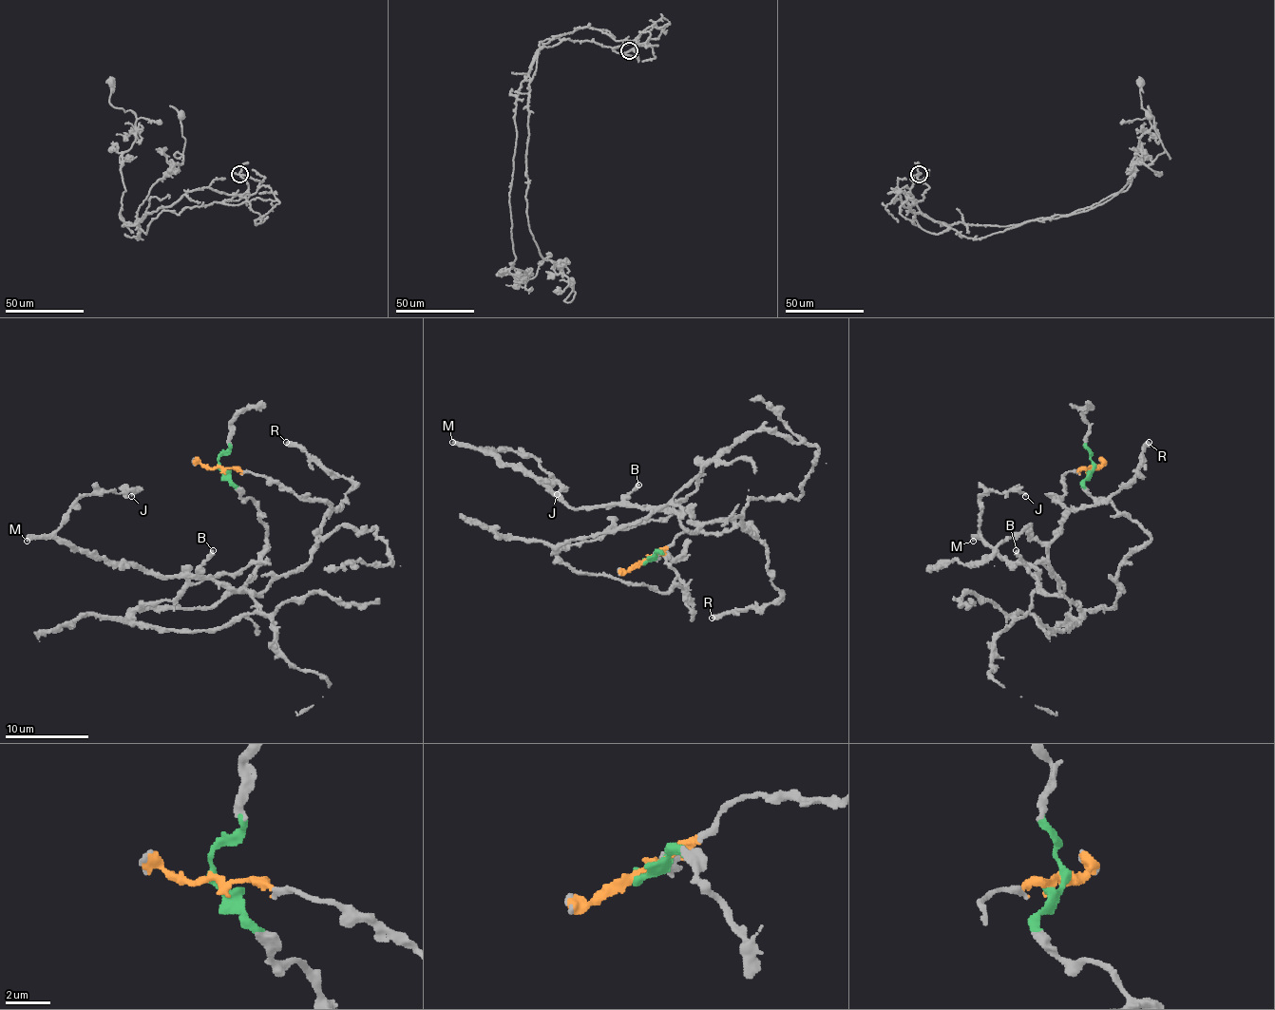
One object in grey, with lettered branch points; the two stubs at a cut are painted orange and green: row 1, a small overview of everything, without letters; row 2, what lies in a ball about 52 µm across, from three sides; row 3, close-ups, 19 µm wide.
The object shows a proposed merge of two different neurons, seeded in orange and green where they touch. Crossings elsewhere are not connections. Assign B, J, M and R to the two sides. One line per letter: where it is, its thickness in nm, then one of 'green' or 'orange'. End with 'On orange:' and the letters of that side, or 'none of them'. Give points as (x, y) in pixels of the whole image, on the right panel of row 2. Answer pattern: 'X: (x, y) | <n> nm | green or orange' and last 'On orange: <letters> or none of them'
B: (1016, 550) | 380 nm | orange
J: (1025, 496) | 280 nm | orange
M: (973, 541) | 440 nm | orange
R: (1149, 442) | 460 nm | orange
On orange: B, J, M, R

